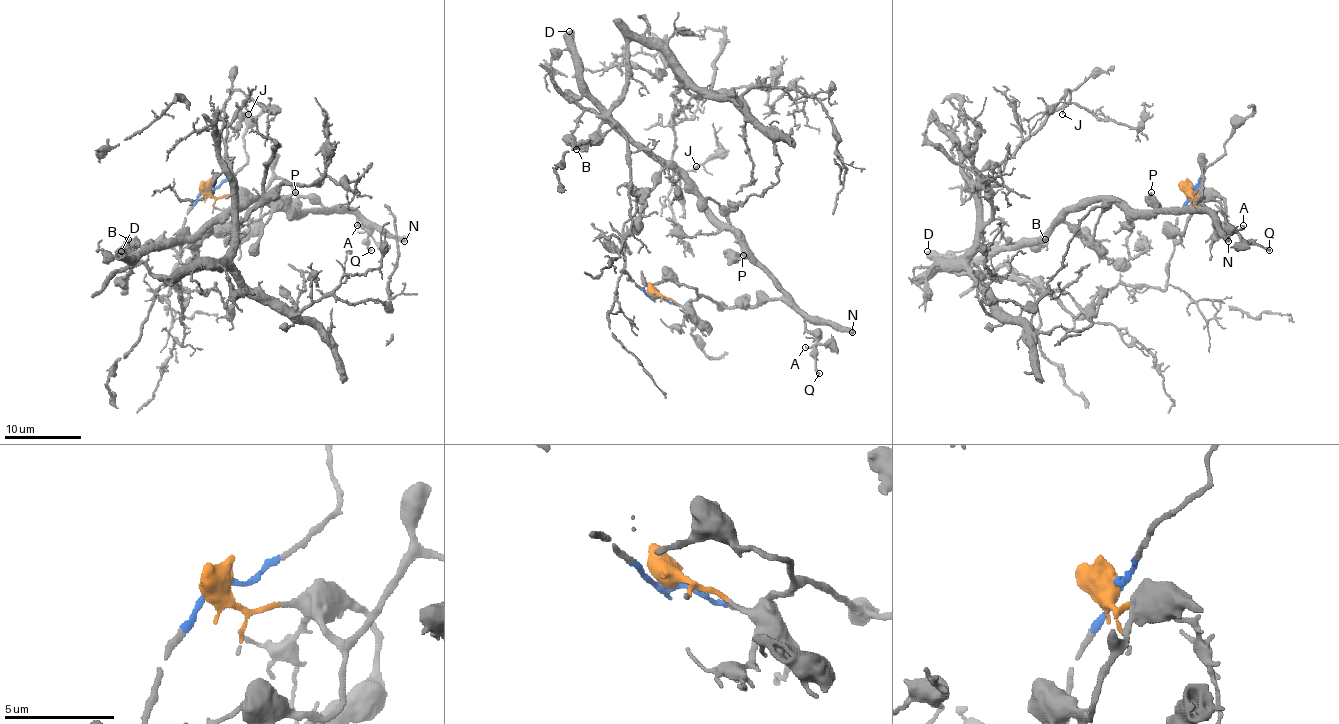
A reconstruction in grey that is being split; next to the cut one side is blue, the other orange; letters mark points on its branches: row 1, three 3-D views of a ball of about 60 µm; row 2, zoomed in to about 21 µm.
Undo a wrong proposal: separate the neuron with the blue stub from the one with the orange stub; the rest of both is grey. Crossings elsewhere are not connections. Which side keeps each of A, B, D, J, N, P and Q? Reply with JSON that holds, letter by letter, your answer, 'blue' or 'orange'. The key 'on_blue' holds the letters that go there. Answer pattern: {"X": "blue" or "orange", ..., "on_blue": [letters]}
{"A": "orange", "B": "orange", "D": "orange", "J": "blue", "N": "orange", "P": "orange", "Q": "orange", "on_blue": ["J"]}

